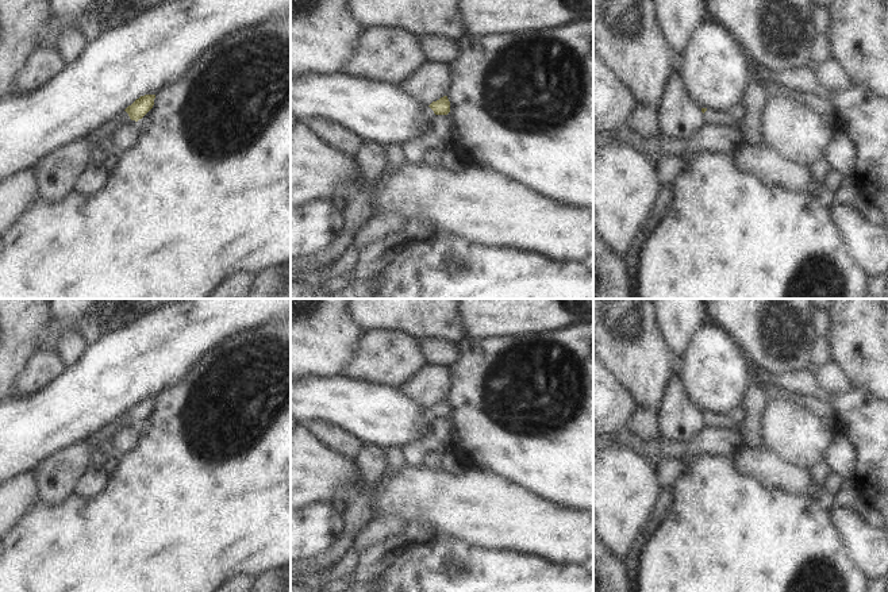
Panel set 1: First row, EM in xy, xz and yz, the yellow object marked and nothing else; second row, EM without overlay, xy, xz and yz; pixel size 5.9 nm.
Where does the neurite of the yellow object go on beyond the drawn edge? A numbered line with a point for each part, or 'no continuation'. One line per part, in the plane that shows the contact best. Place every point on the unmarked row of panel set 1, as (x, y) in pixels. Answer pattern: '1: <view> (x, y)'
1: xy (123, 421).

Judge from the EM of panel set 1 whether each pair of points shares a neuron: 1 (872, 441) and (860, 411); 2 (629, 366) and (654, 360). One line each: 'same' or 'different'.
1: same
2: same

